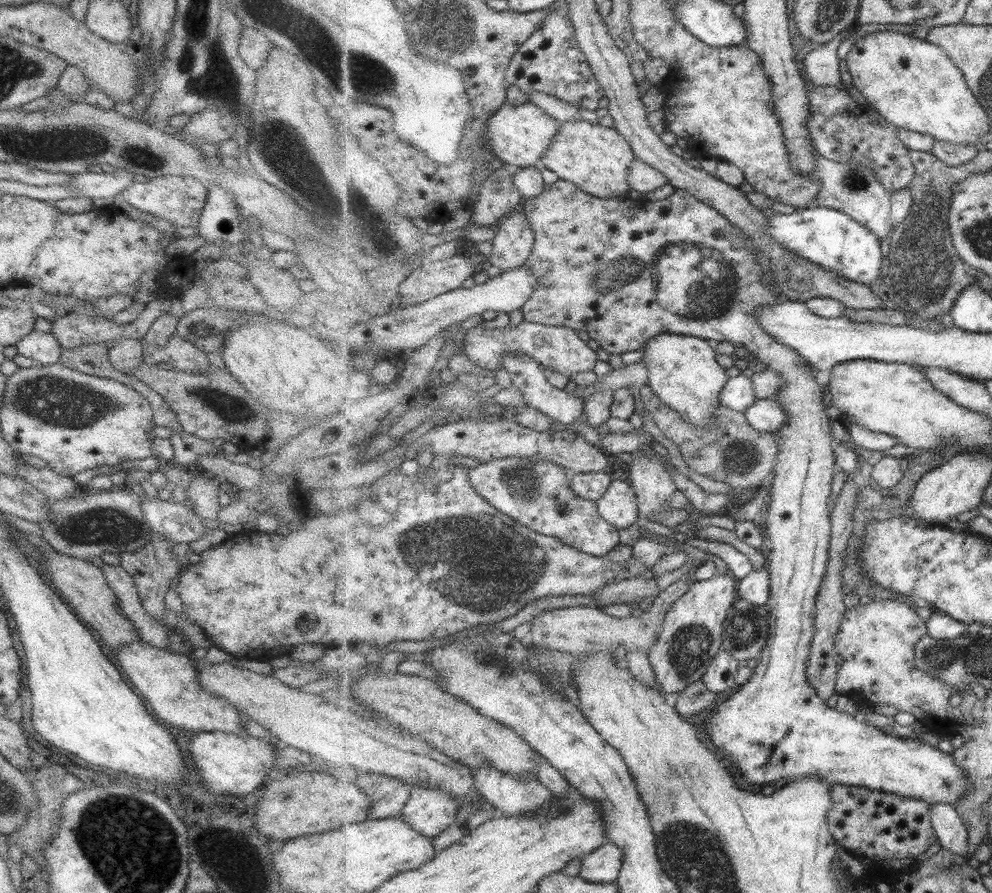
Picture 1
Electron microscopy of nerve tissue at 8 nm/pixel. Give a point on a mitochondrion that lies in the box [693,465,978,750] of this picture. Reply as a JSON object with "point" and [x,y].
{"point":[746,627]}

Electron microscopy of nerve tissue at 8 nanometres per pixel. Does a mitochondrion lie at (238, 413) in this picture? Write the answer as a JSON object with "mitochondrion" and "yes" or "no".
{"mitochondrion":"yes"}

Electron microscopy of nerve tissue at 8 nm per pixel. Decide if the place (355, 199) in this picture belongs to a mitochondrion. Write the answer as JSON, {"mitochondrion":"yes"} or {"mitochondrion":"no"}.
{"mitochondrion":"yes"}

